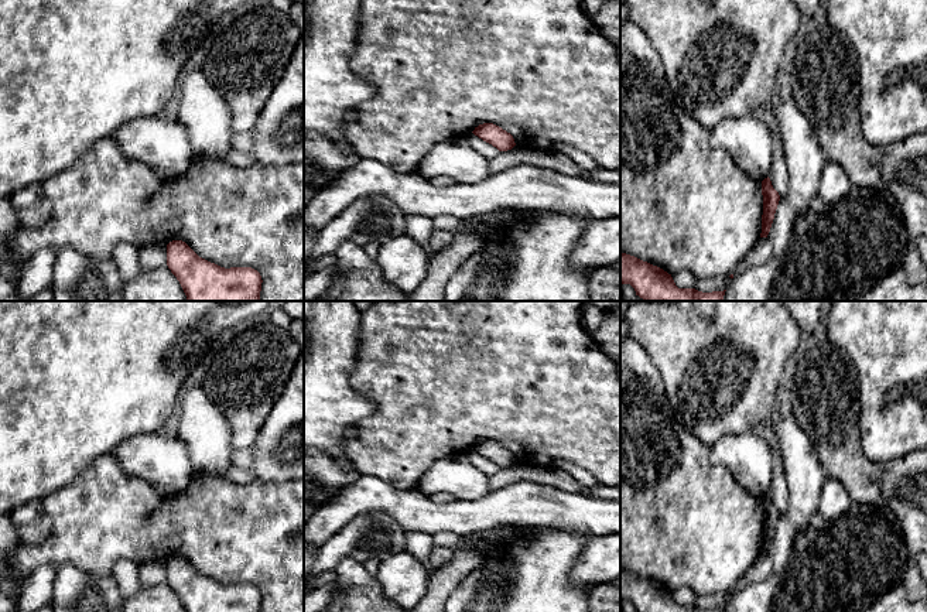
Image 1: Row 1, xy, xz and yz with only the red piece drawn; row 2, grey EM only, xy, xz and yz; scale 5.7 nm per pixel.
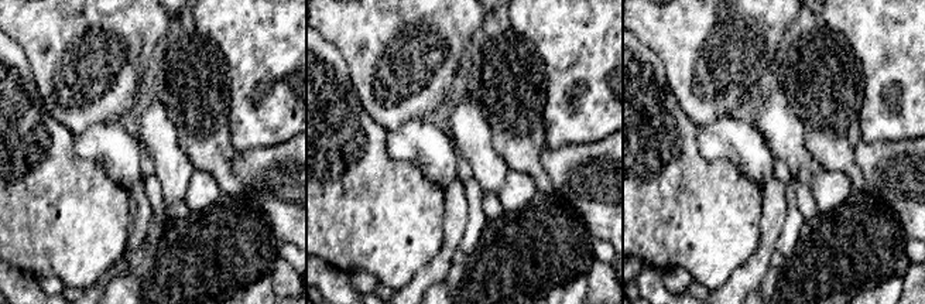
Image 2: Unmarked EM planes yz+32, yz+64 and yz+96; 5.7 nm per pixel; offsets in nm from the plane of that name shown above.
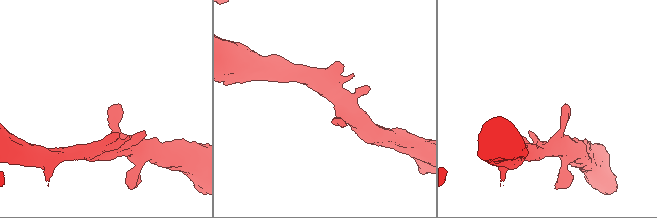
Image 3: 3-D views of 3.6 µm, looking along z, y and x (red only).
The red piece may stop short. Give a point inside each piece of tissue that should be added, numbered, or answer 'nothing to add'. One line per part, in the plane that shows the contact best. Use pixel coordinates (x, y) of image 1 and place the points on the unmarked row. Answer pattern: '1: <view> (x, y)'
nothing to add

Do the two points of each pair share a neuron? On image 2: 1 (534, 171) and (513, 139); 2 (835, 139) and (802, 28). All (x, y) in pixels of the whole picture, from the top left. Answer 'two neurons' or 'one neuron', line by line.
1: one neuron
2: one neuron

